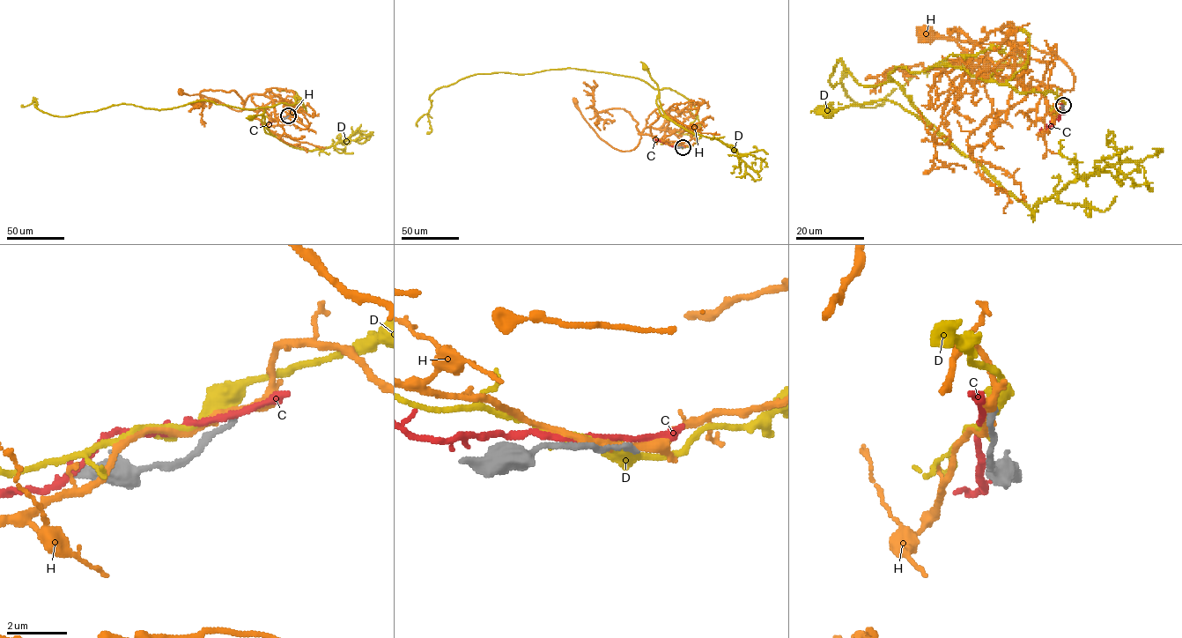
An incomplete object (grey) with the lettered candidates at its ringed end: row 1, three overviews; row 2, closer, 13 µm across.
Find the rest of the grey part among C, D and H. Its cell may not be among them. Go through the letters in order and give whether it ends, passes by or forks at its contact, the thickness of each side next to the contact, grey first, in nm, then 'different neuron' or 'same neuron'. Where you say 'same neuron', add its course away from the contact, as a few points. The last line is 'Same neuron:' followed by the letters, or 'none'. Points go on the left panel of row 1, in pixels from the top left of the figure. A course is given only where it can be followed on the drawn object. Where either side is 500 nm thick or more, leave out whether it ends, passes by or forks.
C: it passes by; calibres 220 and 180 nm; different neuron
D: it passes by; calibres 200 and 400 nm; different neuron
H: it passes by; calibres 240 and 240 nm; different neuron
Same neuron: none

